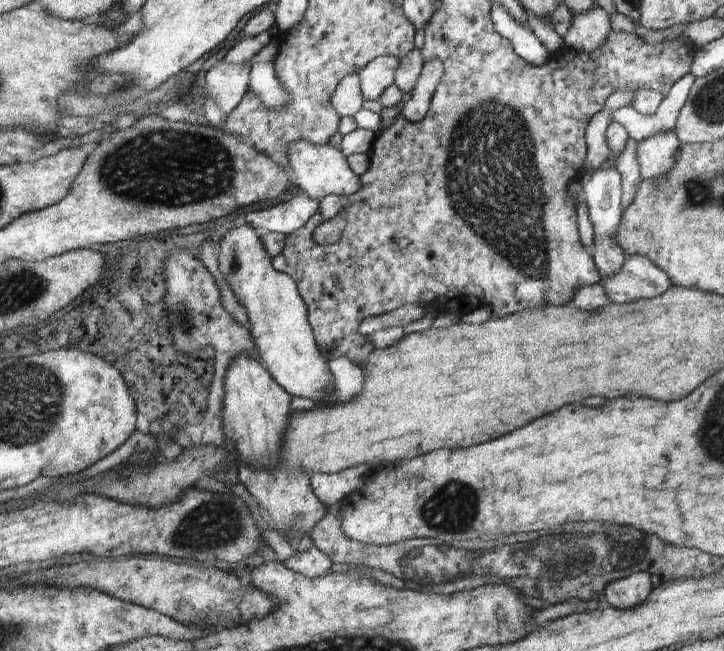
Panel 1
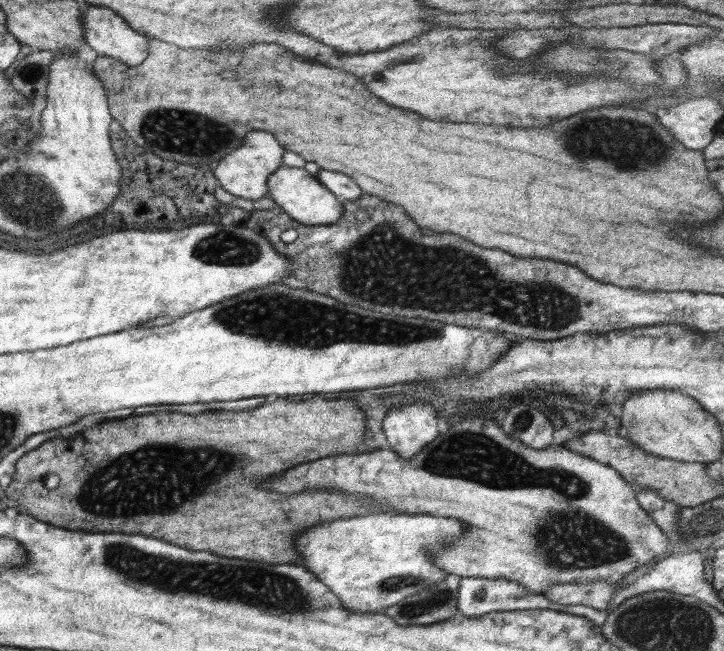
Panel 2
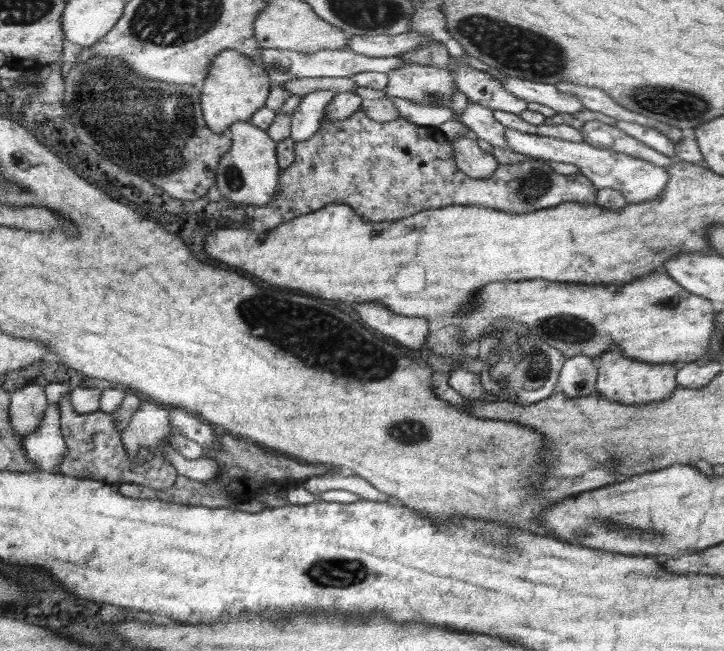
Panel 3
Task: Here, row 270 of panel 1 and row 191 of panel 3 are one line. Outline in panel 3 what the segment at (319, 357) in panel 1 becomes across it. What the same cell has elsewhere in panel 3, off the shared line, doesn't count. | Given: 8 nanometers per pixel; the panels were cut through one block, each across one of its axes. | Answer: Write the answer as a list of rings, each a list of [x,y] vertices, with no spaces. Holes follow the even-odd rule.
[[[234,122],[229,127],[231,137],[228,152],[218,163],[215,184],[225,201],[242,202],[247,205],[264,206],[274,200],[279,188],[279,172],[275,143],[267,131],[257,128],[251,122]]]

